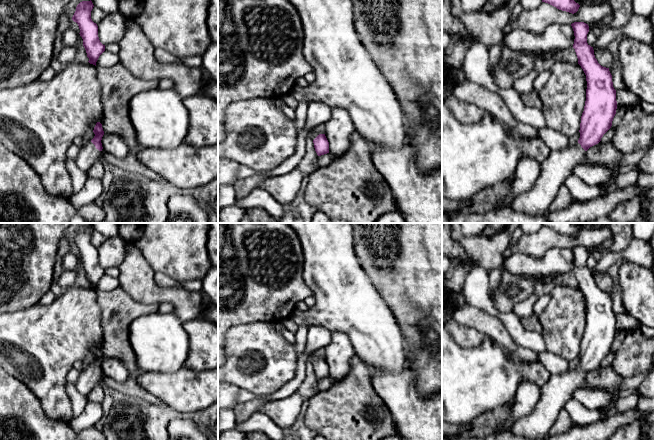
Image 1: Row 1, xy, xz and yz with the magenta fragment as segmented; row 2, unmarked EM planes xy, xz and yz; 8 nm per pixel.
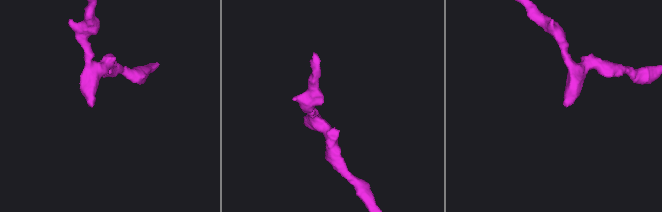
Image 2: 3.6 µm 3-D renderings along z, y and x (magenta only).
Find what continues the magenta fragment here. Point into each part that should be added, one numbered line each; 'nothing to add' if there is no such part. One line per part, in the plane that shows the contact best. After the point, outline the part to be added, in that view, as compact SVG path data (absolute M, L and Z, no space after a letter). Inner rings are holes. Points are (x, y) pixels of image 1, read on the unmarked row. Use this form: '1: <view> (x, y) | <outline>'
1: xy (88, 379) | M89 365L80 372L80 376L76 381L76 390L84 396L88 396L93 388L99 385L101 382L101 375L99 375L95 369Z

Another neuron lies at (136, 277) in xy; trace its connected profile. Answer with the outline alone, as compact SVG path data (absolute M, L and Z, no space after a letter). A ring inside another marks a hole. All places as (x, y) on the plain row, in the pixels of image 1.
M128 242L126 255L118 268L119 287L136 302L157 305L170 303L174 307L173 313L183 322L203 319L203 312L210 306L203 291L157 286L154 280L155 272L133 242Z

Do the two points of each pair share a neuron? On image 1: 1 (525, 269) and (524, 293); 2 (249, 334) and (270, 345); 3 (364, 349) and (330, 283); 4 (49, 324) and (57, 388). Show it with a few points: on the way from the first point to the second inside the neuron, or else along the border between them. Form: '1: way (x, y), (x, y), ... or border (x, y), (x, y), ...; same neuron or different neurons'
1: border (504, 266), (519, 277), (539, 278); different neurons
2: way (254, 339), (260, 345), (265, 345); same neuron
3: way (364, 333), (364, 317), (346, 299); same neuron
4: way (49, 340), (49, 372); same neuron

